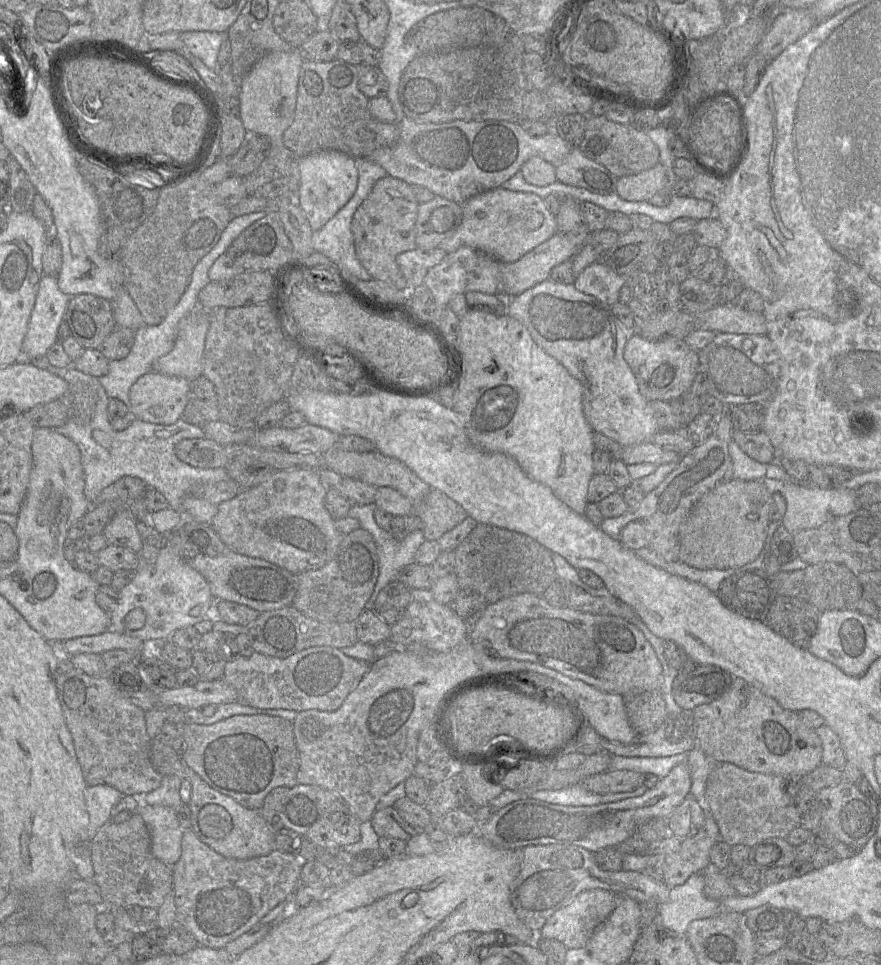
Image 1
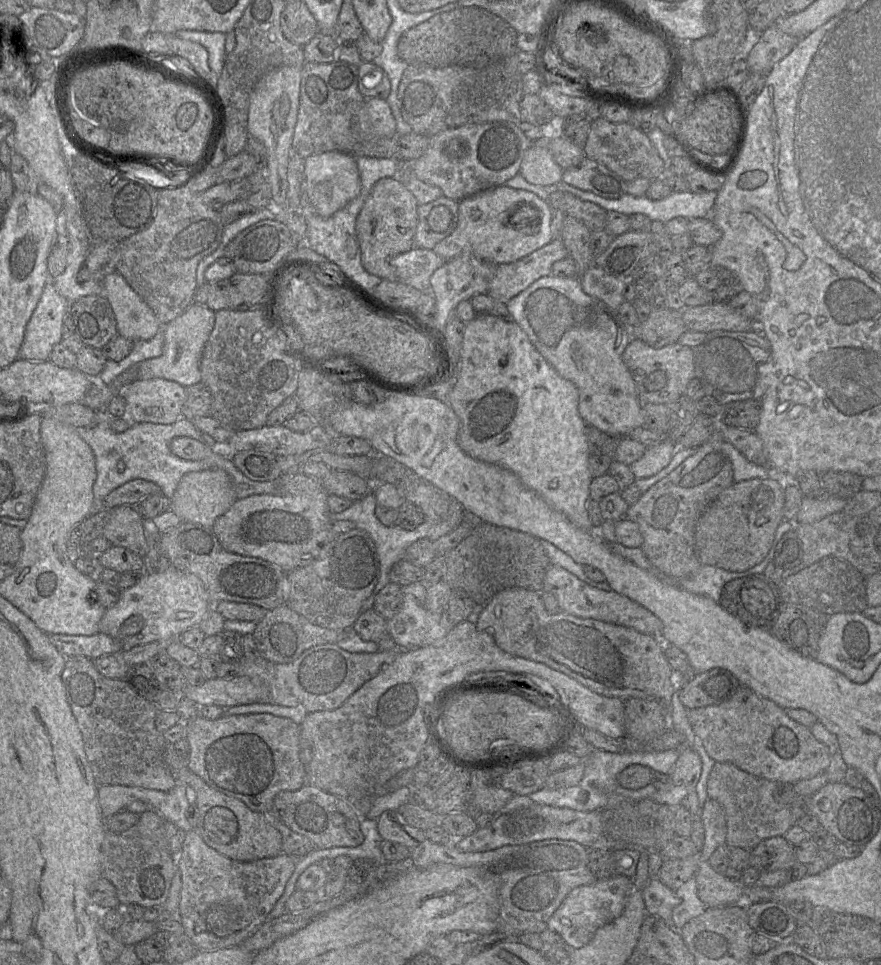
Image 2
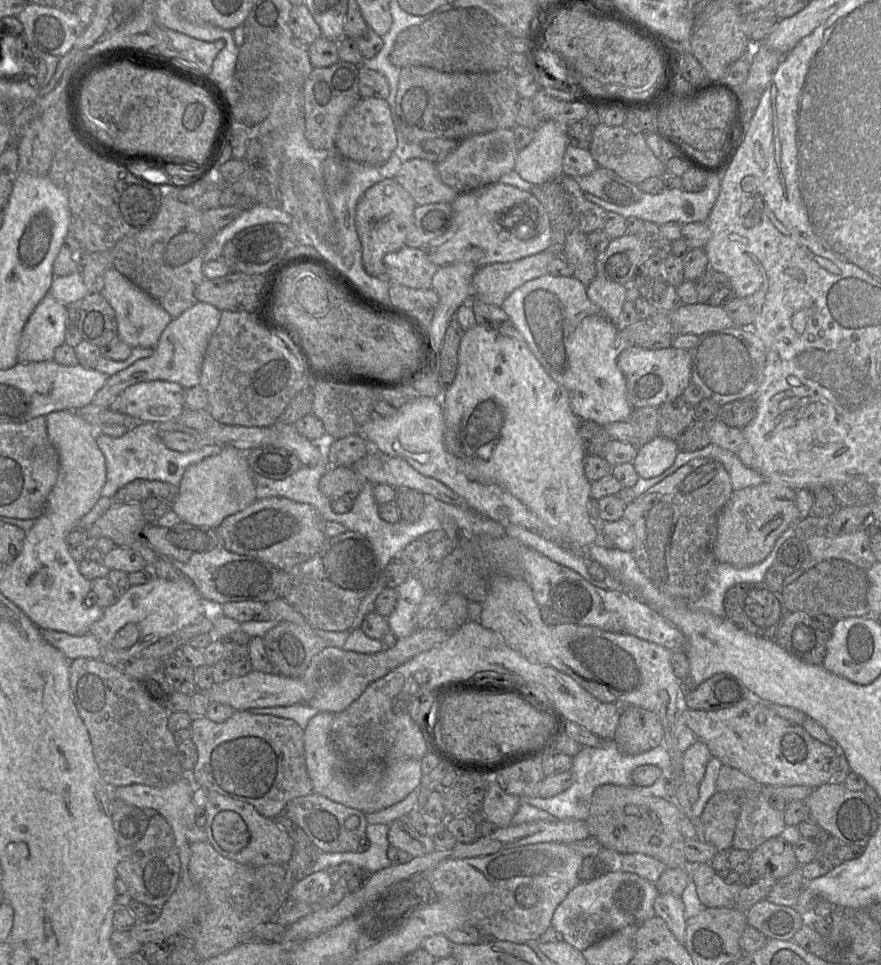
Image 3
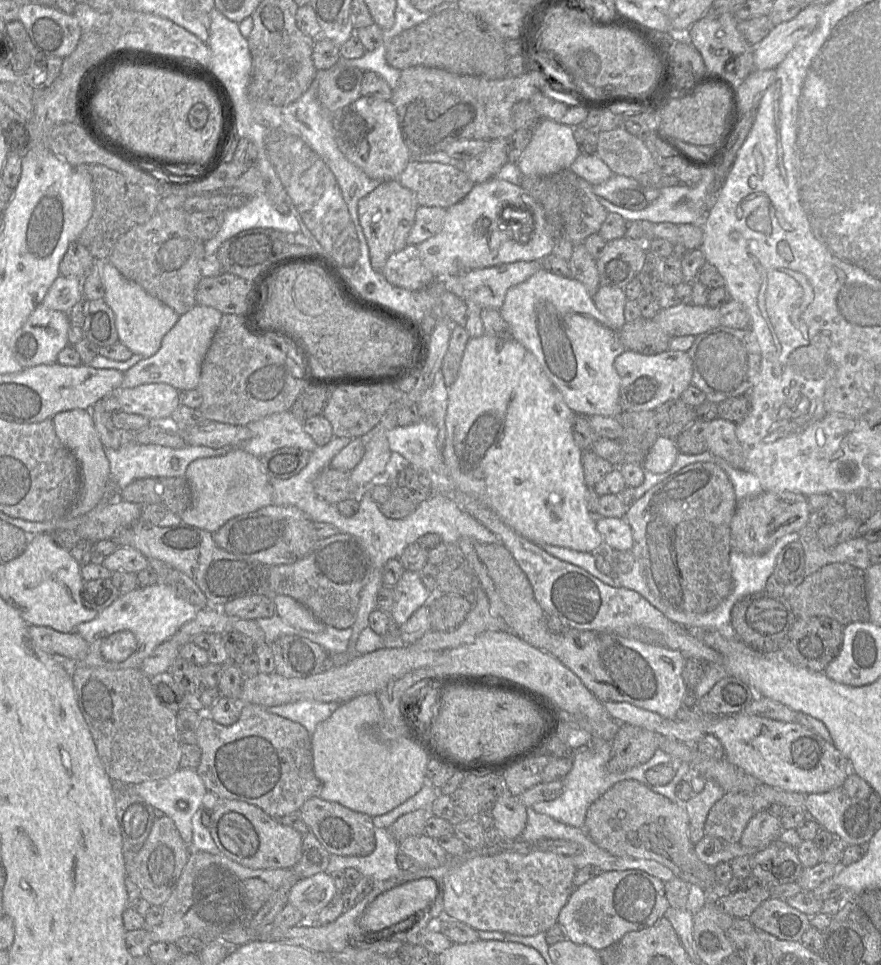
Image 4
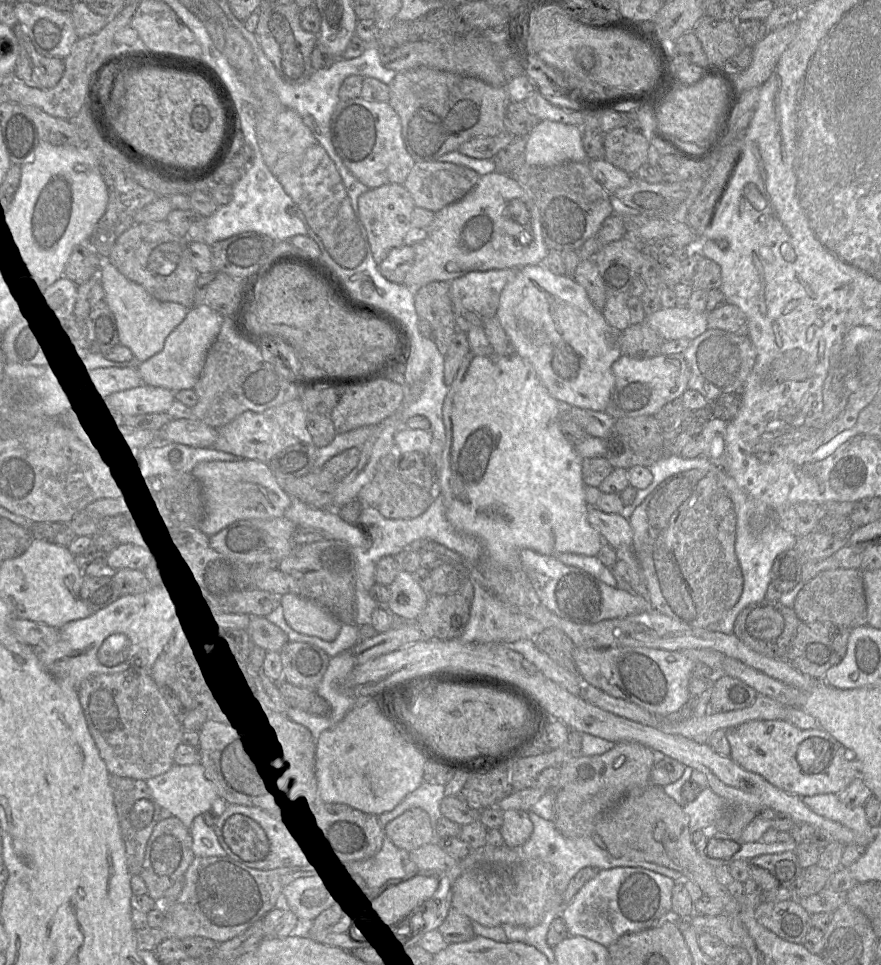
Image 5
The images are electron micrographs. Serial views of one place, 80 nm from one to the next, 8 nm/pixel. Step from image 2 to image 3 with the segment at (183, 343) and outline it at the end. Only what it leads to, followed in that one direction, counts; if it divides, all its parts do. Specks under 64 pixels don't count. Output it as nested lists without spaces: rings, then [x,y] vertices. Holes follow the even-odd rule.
[[[195,302],[179,316],[173,318],[163,330],[151,356],[135,361],[127,368],[111,375],[96,393],[92,404],[108,407],[112,399],[130,385],[152,380],[178,383],[184,389],[200,383],[201,364],[208,341],[216,330],[221,311],[205,302]]]

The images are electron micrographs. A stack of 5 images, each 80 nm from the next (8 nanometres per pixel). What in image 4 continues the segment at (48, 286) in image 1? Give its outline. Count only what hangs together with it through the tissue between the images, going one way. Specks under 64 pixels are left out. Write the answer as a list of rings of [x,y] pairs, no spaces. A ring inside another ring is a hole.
[[[42,304],[37,305],[11,340],[10,348],[15,360],[23,368],[57,362],[59,352],[69,345],[68,328],[66,313],[49,309]]]

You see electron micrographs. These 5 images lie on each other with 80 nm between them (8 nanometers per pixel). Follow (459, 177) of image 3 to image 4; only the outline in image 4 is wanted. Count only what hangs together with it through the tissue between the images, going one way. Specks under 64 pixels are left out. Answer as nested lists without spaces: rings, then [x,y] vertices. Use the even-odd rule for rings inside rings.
[[[495,138],[487,140],[487,146],[480,154],[465,161],[463,172],[473,183],[481,183],[495,177],[499,169],[508,162],[507,156],[507,138]]]

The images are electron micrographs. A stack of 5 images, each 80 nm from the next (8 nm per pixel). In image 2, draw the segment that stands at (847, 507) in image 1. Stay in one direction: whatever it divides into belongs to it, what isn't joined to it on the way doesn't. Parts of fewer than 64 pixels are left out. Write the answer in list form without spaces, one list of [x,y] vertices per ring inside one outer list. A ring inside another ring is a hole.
[[[824,493],[819,498],[804,496],[795,517],[795,525],[811,524],[842,512],[848,499]]]

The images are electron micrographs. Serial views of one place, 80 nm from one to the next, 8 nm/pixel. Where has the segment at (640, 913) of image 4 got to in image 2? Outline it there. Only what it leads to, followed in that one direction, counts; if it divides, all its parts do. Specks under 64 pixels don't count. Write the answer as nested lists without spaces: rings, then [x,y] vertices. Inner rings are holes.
[[[613,875],[606,879],[574,888],[555,910],[547,922],[547,929],[559,934],[570,949],[585,946],[595,932],[619,917],[625,907],[626,898],[634,883],[624,875]]]

